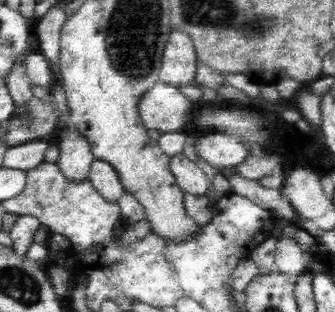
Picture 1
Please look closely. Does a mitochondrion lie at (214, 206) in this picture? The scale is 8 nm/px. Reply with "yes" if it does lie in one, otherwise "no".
no

